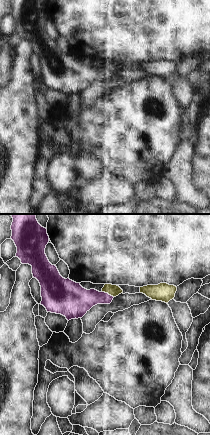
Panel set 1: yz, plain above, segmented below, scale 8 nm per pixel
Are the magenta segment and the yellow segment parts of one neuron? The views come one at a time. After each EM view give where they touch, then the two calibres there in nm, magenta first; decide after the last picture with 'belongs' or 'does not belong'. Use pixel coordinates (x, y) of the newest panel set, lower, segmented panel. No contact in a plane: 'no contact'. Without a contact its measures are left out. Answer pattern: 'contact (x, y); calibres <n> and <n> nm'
contact (107, 293); calibres 220 and 90 nm

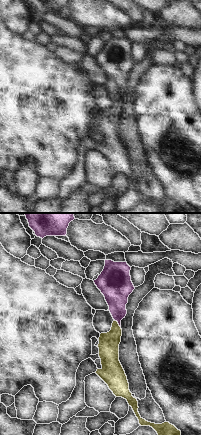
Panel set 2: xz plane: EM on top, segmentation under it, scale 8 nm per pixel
contact (118, 323); calibres 200 and 160 nm

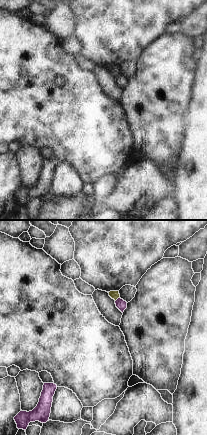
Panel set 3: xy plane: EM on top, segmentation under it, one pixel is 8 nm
contact (117, 299); calibres 80 and 70 nm

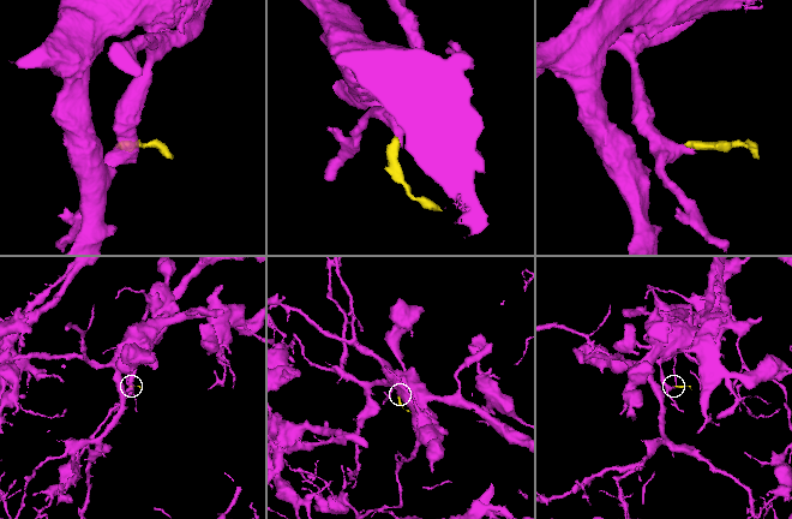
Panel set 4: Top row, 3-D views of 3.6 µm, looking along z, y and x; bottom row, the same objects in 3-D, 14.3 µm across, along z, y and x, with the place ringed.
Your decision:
does not belong

